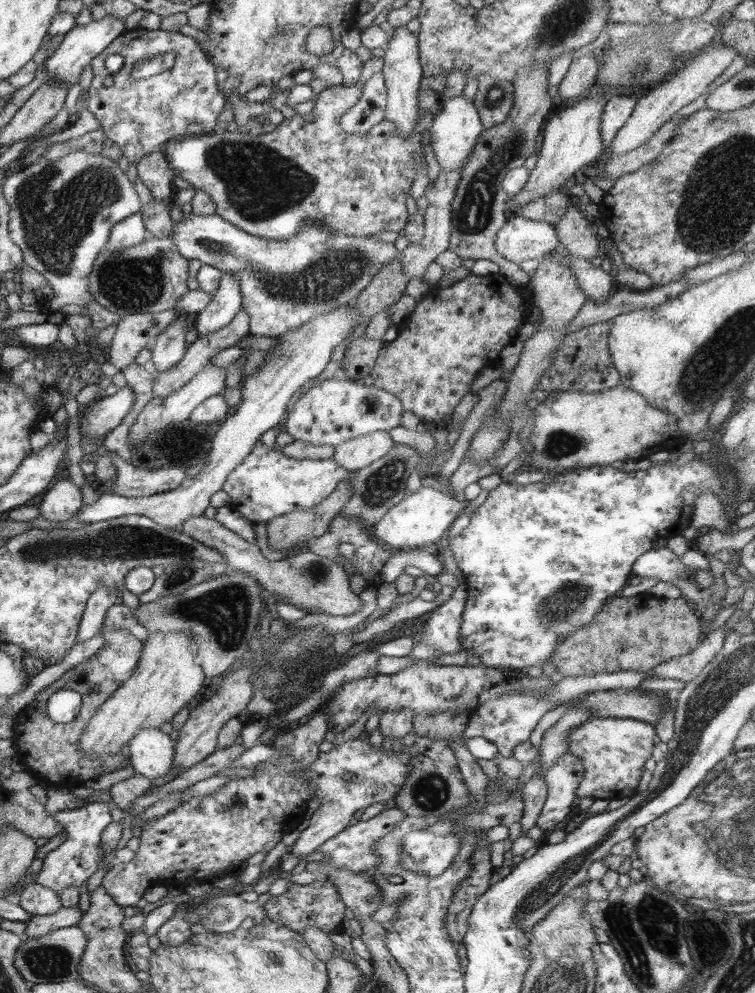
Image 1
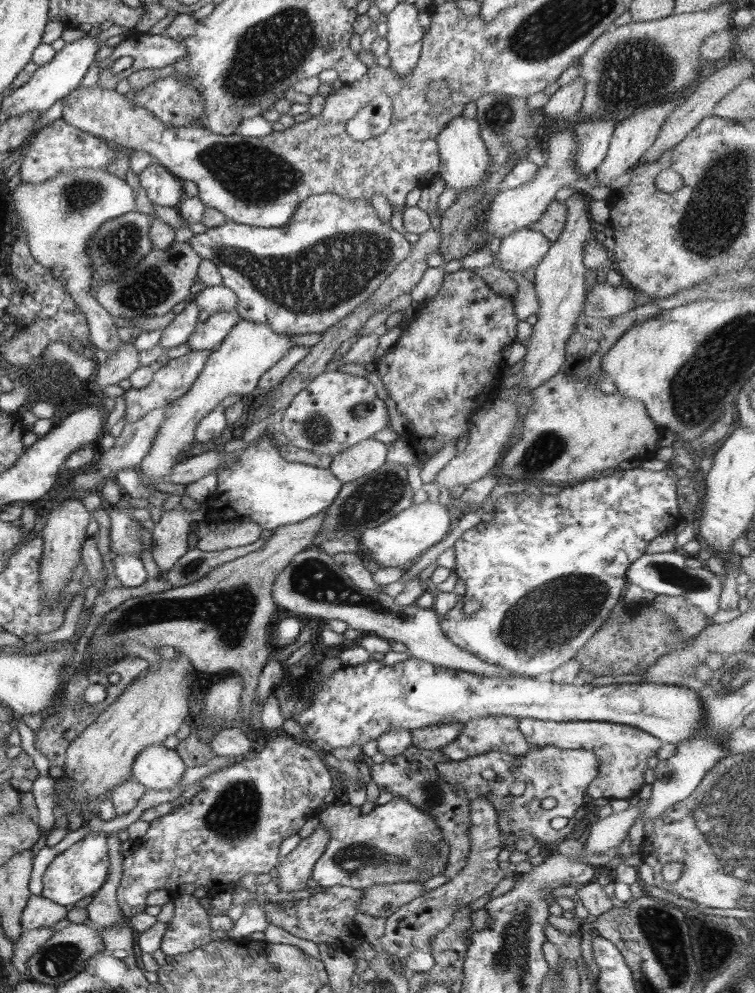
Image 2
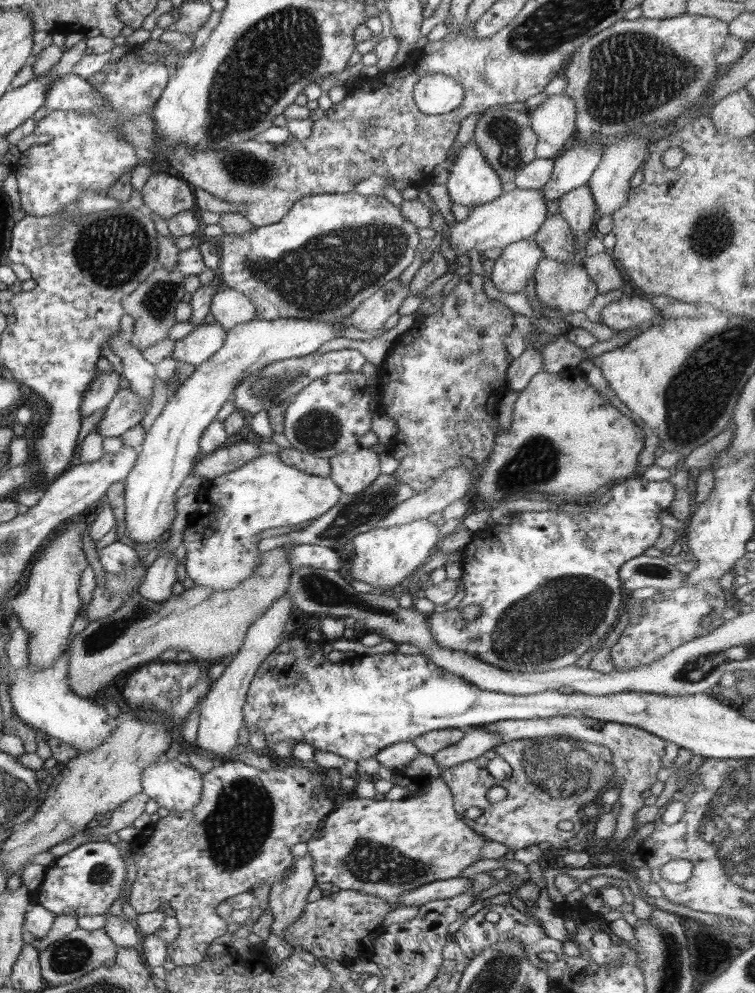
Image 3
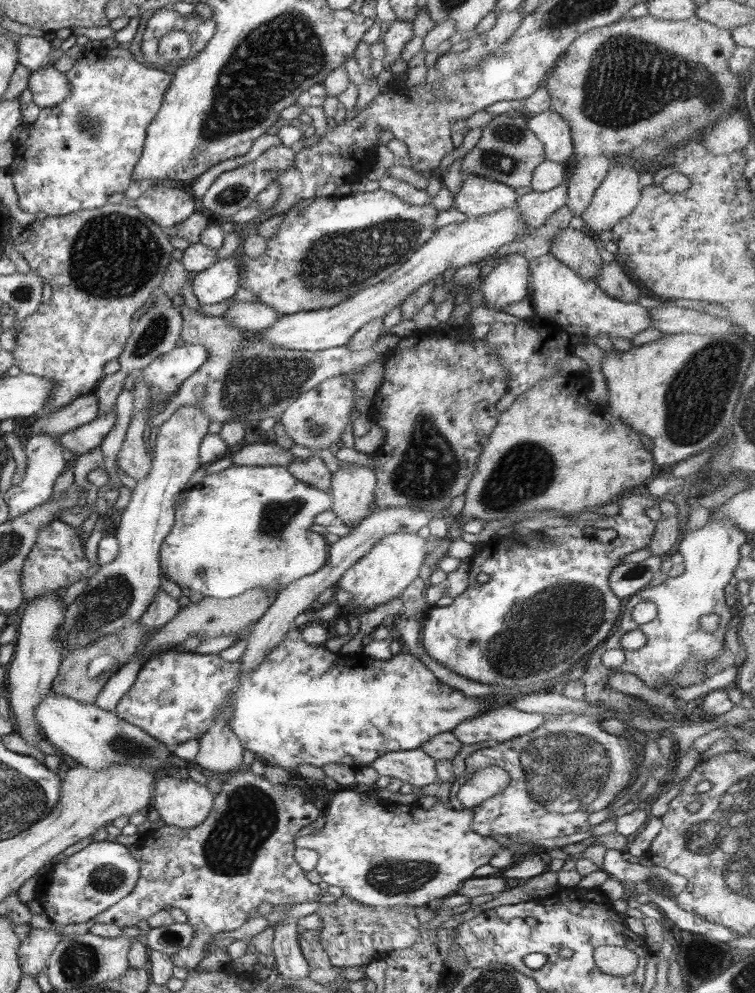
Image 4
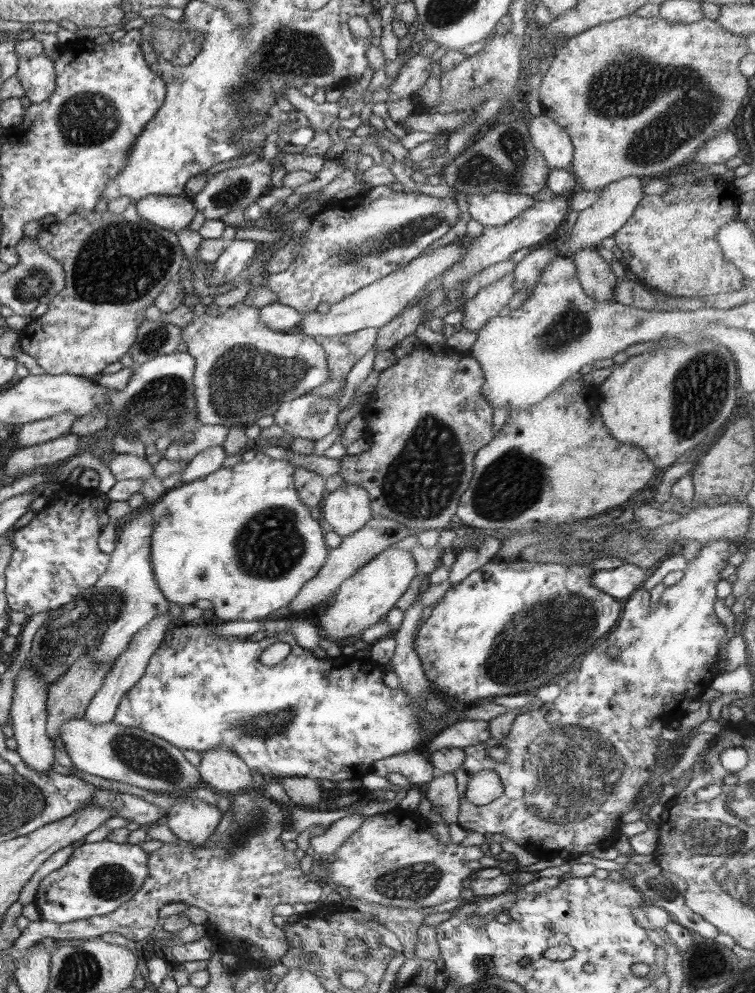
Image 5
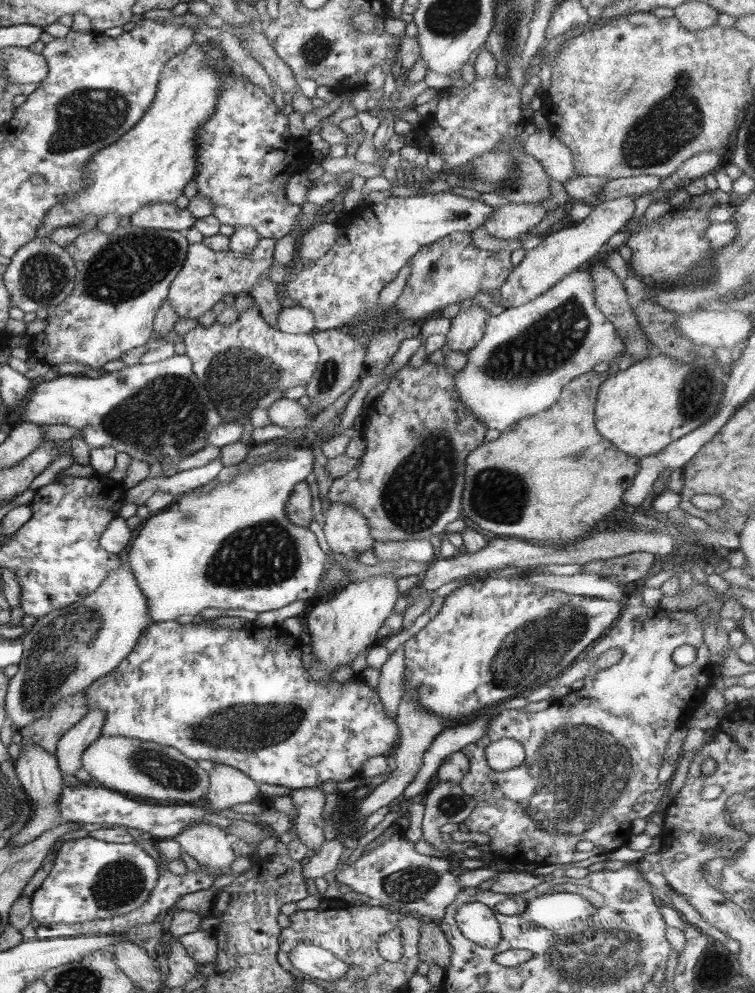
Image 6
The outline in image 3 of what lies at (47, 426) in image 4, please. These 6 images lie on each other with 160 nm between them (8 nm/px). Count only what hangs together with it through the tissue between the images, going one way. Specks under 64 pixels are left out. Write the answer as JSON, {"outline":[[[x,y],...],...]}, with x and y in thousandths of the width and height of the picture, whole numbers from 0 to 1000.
{"outline":[[[155,374],[130,375],[110,399],[106,408],[109,422],[130,413],[138,413],[148,405],[151,398],[160,392],[159,378]]]}

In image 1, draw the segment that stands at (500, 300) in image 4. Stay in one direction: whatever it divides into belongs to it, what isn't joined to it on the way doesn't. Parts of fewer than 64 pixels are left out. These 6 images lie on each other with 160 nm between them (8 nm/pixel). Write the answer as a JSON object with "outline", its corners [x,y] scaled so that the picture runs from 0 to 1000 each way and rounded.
{"outline":[[[686,216],[673,219],[656,240],[657,252],[686,267],[693,262],[717,262],[740,248],[734,227],[717,222],[697,222]]]}

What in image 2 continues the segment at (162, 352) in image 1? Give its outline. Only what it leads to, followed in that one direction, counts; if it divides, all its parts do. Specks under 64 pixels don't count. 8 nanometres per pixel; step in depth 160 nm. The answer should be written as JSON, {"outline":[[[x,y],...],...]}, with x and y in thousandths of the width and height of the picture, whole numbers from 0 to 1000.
{"outline":[[[260,303],[246,307],[228,323],[225,328],[215,331],[212,346],[221,353],[248,344],[249,339],[257,334],[261,326],[269,321],[270,316]]]}

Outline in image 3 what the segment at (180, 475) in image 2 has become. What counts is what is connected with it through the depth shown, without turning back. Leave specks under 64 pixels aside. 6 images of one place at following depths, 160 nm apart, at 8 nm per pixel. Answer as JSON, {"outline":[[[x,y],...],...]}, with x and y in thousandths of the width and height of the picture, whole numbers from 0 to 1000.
{"outline":[[[319,443],[278,457],[268,457],[257,468],[256,474],[262,481],[282,482],[285,479],[294,479],[294,477],[318,471],[350,455],[340,447]]]}

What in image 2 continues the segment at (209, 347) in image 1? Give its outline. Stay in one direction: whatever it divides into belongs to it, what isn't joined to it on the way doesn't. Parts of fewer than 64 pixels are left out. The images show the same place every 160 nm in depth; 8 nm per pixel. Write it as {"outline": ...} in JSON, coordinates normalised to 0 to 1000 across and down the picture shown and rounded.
{"outline":[[[285,348],[282,352],[254,352],[246,358],[238,359],[233,362],[224,362],[223,366],[215,369],[205,375],[201,385],[193,391],[177,391],[168,393],[163,398],[167,406],[166,420],[168,426],[180,425],[193,417],[205,414],[208,411],[215,411],[232,404],[232,402],[242,400],[256,385],[262,381],[262,378],[269,374],[273,362],[281,353],[286,353]]]}

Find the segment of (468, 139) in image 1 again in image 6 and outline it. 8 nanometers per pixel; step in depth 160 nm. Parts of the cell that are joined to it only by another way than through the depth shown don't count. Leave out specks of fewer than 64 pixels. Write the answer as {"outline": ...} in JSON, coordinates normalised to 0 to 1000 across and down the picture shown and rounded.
{"outline":[[[673,204],[656,209],[656,215],[640,226],[644,234],[662,242],[682,242],[701,236],[723,220],[726,210],[707,204]]]}

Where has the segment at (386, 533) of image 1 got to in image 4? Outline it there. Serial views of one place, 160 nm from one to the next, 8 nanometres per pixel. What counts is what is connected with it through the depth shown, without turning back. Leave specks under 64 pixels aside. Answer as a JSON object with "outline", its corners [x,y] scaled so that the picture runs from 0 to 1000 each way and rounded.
{"outline":[[[522,537],[503,543],[495,547],[490,556],[481,560],[461,575],[456,576],[453,582],[446,586],[448,593],[457,594],[466,598],[464,607],[464,616],[485,616],[494,614],[502,609],[511,608],[522,602],[530,602],[538,591],[542,591],[548,584],[555,581],[558,571],[564,561],[564,548],[567,544],[554,540],[554,537]]]}

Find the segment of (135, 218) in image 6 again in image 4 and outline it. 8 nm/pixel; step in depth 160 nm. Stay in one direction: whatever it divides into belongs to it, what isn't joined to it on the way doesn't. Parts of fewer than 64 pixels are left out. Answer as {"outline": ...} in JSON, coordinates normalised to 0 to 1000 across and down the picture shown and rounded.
{"outline":[[[216,183],[204,184],[180,200],[180,207],[215,230],[244,224],[264,208],[246,188],[223,189]]]}

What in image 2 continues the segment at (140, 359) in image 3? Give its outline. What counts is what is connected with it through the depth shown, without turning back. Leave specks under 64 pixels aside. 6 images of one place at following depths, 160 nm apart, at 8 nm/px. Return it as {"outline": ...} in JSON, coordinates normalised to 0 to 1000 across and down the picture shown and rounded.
{"outline":[[[102,169],[98,173],[81,173],[56,185],[28,183],[16,192],[16,202],[21,206],[16,209],[24,213],[26,221],[25,232],[28,237],[36,240],[41,255],[56,268],[65,270],[65,273],[83,284],[82,286],[85,286],[87,294],[95,298],[98,305],[103,305],[106,312],[115,320],[121,345],[143,358],[152,354],[155,350],[160,349],[162,342],[156,339],[156,329],[151,327],[151,319],[132,308],[132,305],[123,298],[122,292],[119,292],[123,270],[118,267],[115,244],[140,222],[180,211],[180,202],[175,188],[166,181],[143,174],[140,169]]]}

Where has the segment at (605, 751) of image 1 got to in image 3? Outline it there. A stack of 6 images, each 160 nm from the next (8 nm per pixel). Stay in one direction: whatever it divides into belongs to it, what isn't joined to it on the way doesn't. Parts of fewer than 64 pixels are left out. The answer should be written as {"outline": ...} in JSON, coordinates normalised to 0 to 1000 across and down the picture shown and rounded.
{"outline":[[[732,721],[728,723],[702,724],[702,725],[664,725],[658,728],[642,730],[644,735],[658,737],[664,743],[670,746],[709,744],[713,742],[728,743],[760,743],[763,745],[796,749],[804,751],[812,761],[811,773],[813,773],[813,782],[811,782],[811,794],[821,794],[824,797],[817,806],[824,810],[823,817],[816,823],[815,841],[816,848],[824,848],[825,845],[834,842],[840,837],[840,820],[853,811],[850,798],[858,796],[872,788],[869,778],[877,772],[877,763],[879,763],[879,744],[833,729],[821,729],[813,726],[792,726],[777,721]]]}

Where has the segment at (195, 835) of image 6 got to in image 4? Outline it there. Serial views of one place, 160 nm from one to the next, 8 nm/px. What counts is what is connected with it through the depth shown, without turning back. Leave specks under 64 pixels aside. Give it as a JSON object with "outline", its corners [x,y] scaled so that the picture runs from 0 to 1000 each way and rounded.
{"outline":[[[220,779],[207,784],[201,804],[199,814],[209,816],[213,828],[236,834],[268,830],[285,812],[285,800],[274,792]]]}

